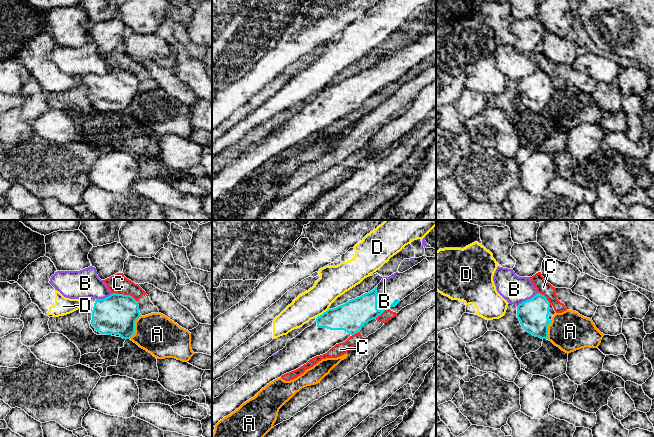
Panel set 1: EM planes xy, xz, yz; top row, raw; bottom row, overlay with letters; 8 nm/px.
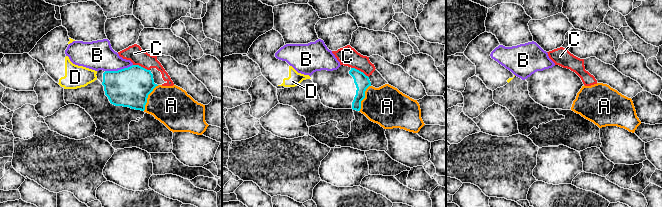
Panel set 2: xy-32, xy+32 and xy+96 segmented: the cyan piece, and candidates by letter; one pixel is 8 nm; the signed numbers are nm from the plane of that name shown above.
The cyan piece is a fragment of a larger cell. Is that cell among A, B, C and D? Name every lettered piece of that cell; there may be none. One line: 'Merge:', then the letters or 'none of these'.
Merge: none of these

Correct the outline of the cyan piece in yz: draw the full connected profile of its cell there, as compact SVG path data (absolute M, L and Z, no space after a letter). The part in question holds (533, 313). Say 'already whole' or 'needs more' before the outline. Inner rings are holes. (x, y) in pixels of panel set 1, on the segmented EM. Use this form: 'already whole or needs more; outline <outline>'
needs more; outline M537 293L517 306L517 318L522 328L535 337L548 338L548 326L556 314L547 298Z

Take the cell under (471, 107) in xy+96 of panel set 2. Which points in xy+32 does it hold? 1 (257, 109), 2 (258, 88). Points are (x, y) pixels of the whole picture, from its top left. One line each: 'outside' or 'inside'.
1: inside
2: inside

